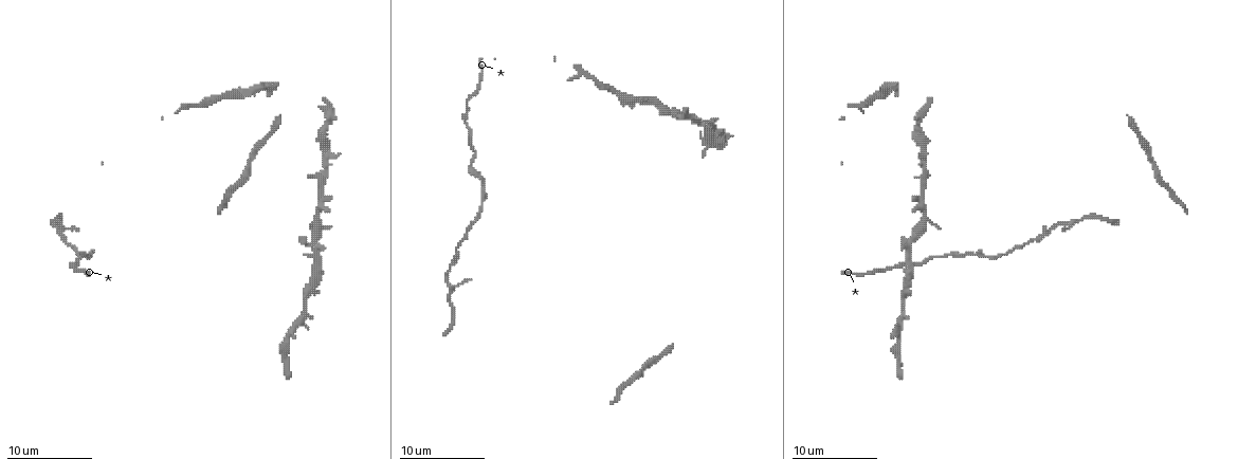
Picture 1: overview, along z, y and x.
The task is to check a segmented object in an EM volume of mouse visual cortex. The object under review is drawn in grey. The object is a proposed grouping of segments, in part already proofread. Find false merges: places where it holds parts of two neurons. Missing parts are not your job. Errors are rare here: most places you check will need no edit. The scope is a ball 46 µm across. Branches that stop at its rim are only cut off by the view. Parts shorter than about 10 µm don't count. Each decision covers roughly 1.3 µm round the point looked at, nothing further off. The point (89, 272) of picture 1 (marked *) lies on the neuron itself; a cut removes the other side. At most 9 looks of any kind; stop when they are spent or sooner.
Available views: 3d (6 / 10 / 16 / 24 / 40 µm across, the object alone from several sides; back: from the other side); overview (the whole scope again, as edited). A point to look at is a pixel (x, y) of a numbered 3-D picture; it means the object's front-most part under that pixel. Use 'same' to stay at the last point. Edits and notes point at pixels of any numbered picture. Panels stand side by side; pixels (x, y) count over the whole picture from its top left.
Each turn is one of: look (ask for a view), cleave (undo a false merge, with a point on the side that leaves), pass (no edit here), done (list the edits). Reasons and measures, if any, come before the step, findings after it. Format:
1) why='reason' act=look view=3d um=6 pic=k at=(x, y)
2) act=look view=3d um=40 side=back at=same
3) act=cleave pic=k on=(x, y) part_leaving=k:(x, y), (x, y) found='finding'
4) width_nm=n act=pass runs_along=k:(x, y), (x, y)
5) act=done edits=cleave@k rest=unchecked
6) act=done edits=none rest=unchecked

why='narrows sharply' act=look view=3d um=10 pic=1 at=(72, 262)

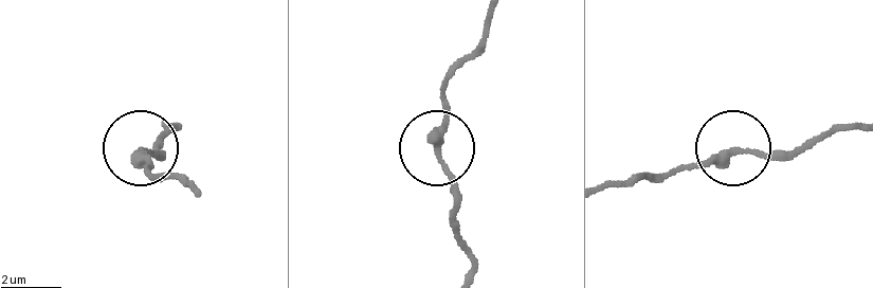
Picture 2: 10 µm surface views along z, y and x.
act=pass runs_along=2:(490, 22), (483, 46), (444, 91), (437, 151), (452, 210) found='all the same neuron'

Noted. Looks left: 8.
why='sudden change in width' act=look view=3d um=10 pic=1 at=(948, 253)

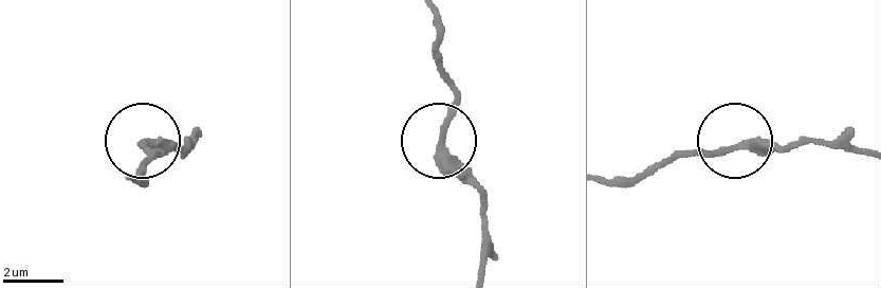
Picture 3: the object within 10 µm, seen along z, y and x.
width_nm=270 act=pass found='one neuron here'

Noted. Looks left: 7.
why='thick turns thin' act=look view=3d um=6 pic=1 at=(923, 208)

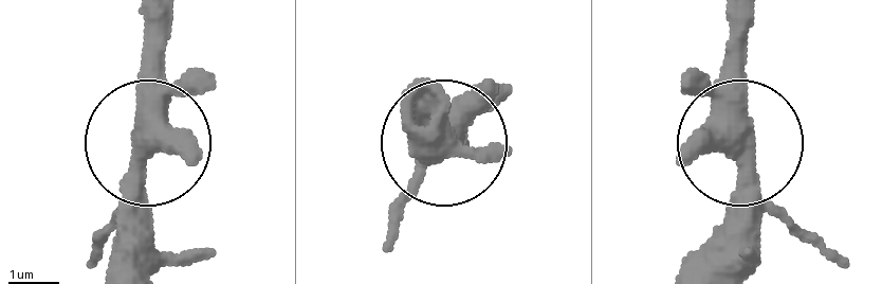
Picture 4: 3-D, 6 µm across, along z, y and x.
arms=3 act=pass found='all the same neuron'

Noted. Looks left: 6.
why='a narrow waist' act=look view=3d um=10 pic=1 at=(1054, 226)

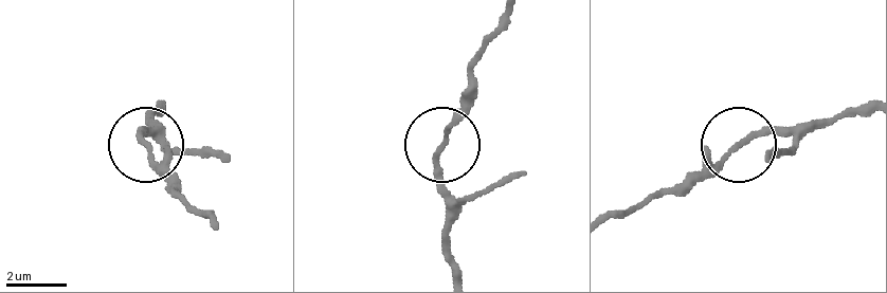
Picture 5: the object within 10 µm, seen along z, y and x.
why='zoom in' act=look view=3d um=6 pic=5 at=(444, 145)

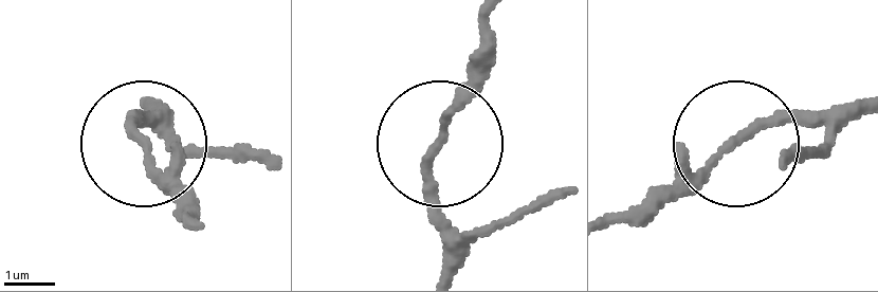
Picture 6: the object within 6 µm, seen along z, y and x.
width_nm=160 act=pass runs_along=6:(489, 16), (480, 79), (434, 156), (446, 269) found='continuous, no second neuron'

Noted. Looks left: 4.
act=done edits=none rest=unchecked

